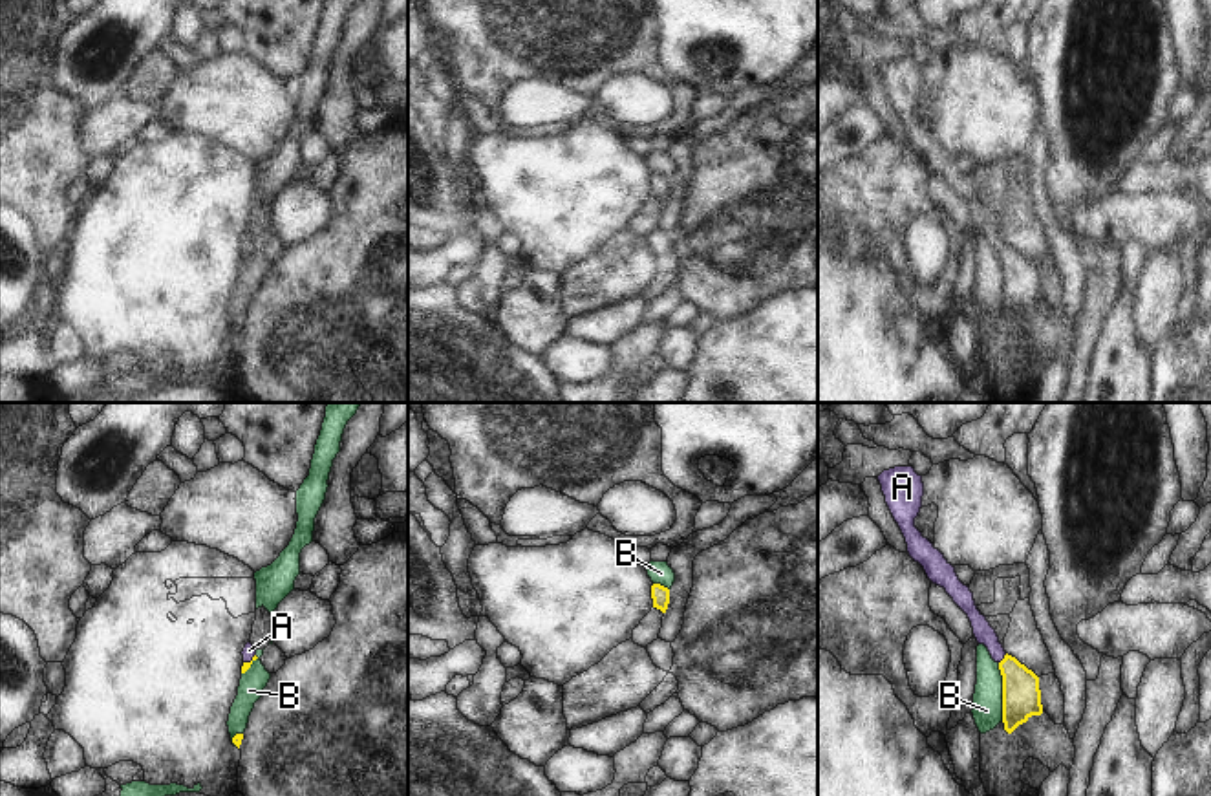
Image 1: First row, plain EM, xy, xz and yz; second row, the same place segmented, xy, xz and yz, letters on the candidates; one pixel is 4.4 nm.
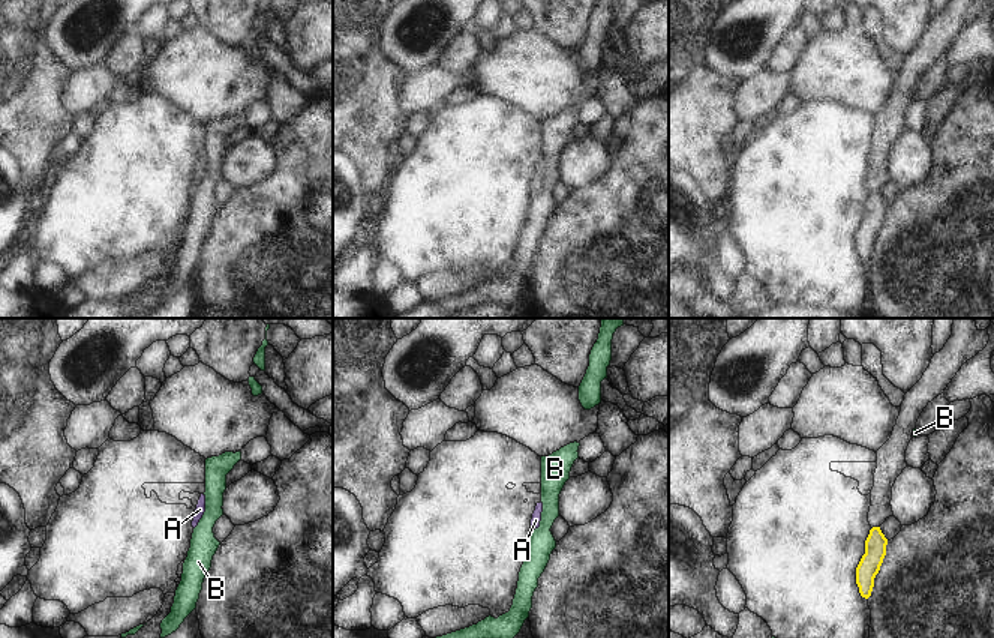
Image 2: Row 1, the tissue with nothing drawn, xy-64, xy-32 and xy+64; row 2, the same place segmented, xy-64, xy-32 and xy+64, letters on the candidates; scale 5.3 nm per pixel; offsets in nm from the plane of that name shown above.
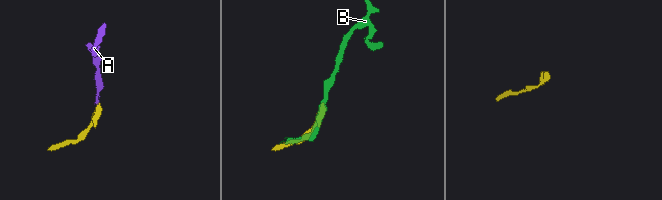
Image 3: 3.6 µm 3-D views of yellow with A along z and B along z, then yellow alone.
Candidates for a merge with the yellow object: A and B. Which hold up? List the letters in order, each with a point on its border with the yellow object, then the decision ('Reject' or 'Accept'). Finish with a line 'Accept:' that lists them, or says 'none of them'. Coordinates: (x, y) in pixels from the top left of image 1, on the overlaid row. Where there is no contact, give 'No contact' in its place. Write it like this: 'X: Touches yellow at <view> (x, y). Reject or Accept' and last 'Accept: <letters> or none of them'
A: Touches yellow at yz (1003, 659). Accept
B: Touches yellow at yz (1003, 692). Reject
Accept: A

